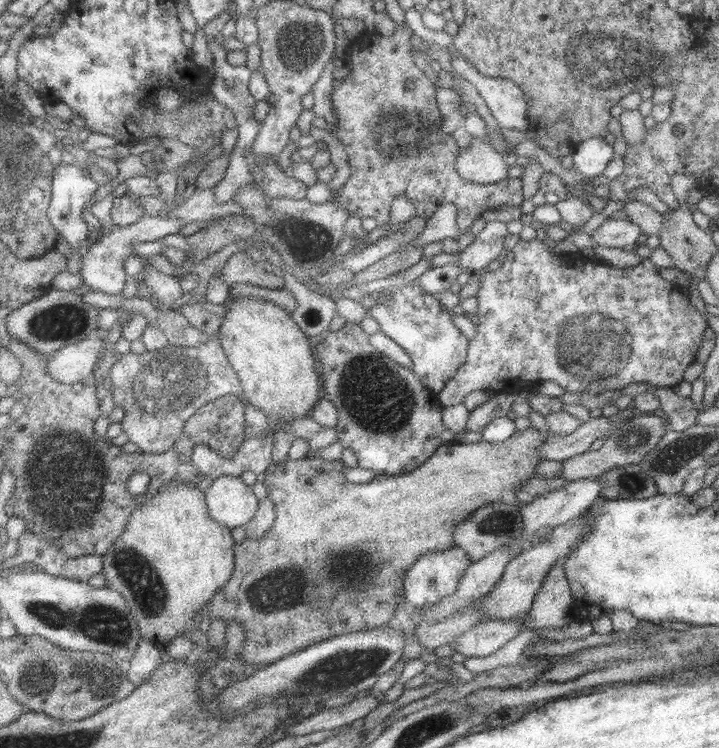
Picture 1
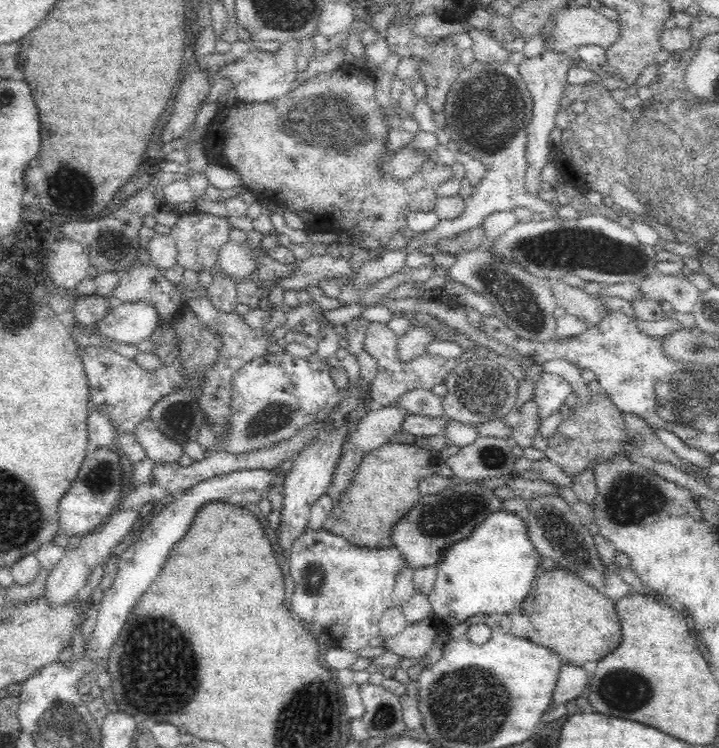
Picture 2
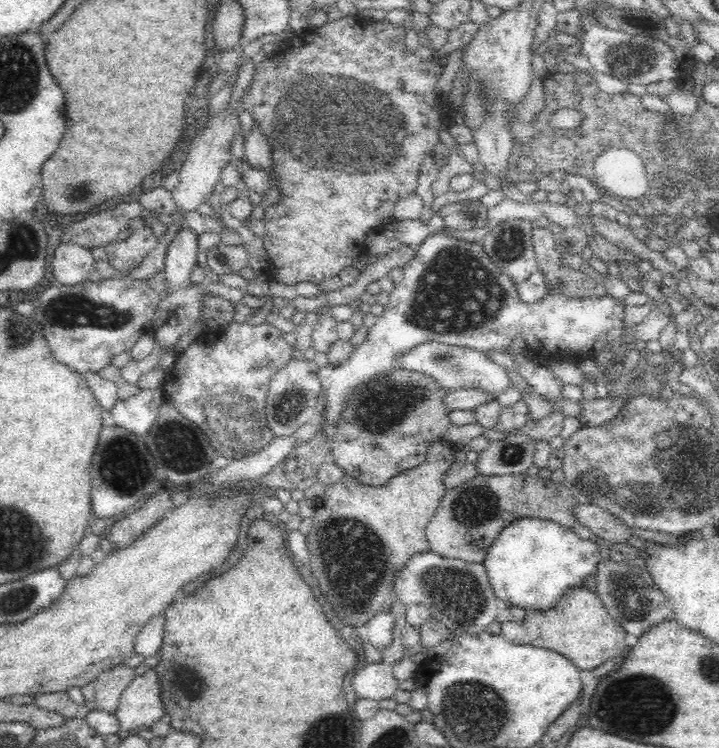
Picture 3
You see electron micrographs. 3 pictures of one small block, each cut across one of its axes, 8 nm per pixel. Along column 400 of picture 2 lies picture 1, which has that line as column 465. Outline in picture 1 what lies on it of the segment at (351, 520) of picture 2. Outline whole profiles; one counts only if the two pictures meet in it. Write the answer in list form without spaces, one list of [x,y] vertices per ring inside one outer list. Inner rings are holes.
[[[529,427],[523,431],[516,431],[504,442],[488,442],[482,439],[480,442],[465,443],[460,441],[457,444],[446,444],[439,446],[437,452],[432,458],[419,469],[407,472],[406,474],[390,476],[377,475],[376,480],[370,484],[354,484],[346,478],[347,466],[342,460],[330,462],[324,458],[309,458],[304,460],[292,460],[286,458],[281,462],[274,462],[271,469],[266,472],[264,484],[268,489],[270,496],[277,504],[278,518],[274,528],[261,539],[252,539],[248,536],[244,541],[235,546],[236,551],[236,570],[235,576],[223,588],[219,590],[214,601],[206,605],[200,612],[198,624],[206,618],[222,618],[225,622],[231,623],[235,620],[241,622],[245,631],[245,650],[244,660],[250,665],[265,667],[274,662],[298,653],[314,643],[320,643],[323,640],[334,636],[348,634],[352,632],[368,631],[374,628],[382,628],[389,622],[394,621],[394,610],[400,602],[406,602],[404,578],[408,570],[414,566],[418,558],[426,553],[451,549],[453,546],[453,530],[455,526],[468,518],[477,508],[493,503],[498,500],[512,499],[515,490],[529,478],[536,475],[536,466],[542,462],[542,456],[539,456],[538,448],[543,445],[545,438],[550,435],[548,431],[540,432],[534,427]]]

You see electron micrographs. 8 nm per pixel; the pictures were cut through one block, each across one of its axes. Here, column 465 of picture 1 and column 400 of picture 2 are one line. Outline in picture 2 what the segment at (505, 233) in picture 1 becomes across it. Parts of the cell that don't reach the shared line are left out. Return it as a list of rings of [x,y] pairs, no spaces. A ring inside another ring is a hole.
[[[523,51],[510,52],[509,57],[501,63],[474,61],[458,73],[456,80],[450,85],[442,110],[446,120],[444,129],[459,146],[460,155],[471,156],[482,162],[486,167],[486,175],[472,195],[465,198],[465,210],[458,219],[439,220],[433,230],[422,232],[418,236],[409,234],[411,242],[407,248],[384,250],[378,258],[370,257],[355,273],[350,274],[349,283],[354,284],[354,288],[364,293],[375,282],[378,283],[405,268],[407,254],[412,251],[420,252],[422,246],[436,246],[440,240],[456,238],[470,228],[481,226],[484,218],[494,212],[513,212],[516,208],[527,207],[535,216],[558,218],[555,208],[536,195],[530,195],[524,187],[527,170],[525,150],[528,142],[526,130],[532,118],[533,108],[532,95],[518,70],[518,64],[524,59]]]

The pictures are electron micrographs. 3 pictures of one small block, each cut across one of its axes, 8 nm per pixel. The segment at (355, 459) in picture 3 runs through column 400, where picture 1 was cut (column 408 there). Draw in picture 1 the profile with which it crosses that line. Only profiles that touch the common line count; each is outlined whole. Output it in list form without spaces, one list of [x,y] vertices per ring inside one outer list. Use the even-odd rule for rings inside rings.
[[[348,322],[342,330],[325,335],[319,343],[317,355],[322,362],[320,371],[326,388],[325,398],[333,400],[340,411],[337,426],[339,440],[345,448],[356,452],[361,468],[373,470],[382,476],[406,474],[428,462],[439,446],[455,440],[455,432],[444,426],[444,406],[439,402],[439,395],[425,387],[414,370],[400,366],[400,363],[380,352],[361,324]]]

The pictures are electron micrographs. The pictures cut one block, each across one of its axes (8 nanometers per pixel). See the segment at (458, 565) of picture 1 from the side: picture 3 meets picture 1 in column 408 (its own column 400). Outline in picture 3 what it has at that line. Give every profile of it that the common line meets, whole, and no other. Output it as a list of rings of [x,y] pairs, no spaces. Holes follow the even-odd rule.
[[[432,551],[418,553],[409,558],[406,568],[400,570],[393,582],[399,606],[424,605],[432,617],[447,626],[450,632],[471,635],[486,631],[496,617],[498,599],[494,594],[483,563],[466,562],[457,558],[444,558]]]

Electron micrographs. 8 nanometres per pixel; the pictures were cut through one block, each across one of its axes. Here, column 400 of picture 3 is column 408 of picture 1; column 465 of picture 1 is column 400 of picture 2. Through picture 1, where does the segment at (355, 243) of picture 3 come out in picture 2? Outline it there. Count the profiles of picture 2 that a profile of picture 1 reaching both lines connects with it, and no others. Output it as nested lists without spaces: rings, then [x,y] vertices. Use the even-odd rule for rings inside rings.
[[[350,63],[345,64],[343,68],[331,70],[329,73],[317,74],[276,100],[260,103],[243,103],[239,101],[236,101],[235,104],[228,103],[226,106],[222,106],[216,118],[214,118],[214,122],[207,128],[207,136],[202,144],[204,144],[204,150],[208,151],[210,156],[216,156],[214,164],[226,165],[235,172],[238,172],[246,190],[253,194],[258,194],[265,200],[270,200],[279,205],[284,205],[284,207],[288,207],[288,211],[296,213],[302,218],[302,222],[306,225],[306,231],[330,230],[336,233],[339,231],[348,232],[350,237],[354,237],[354,239],[360,241],[356,249],[362,248],[372,253],[374,250],[386,248],[397,232],[407,232],[408,214],[413,211],[435,211],[437,196],[435,196],[434,189],[452,178],[452,170],[451,166],[434,162],[432,159],[428,158],[422,163],[422,166],[420,166],[420,172],[406,180],[397,180],[396,178],[387,176],[387,174],[383,174],[381,168],[387,161],[387,157],[383,154],[383,147],[386,146],[386,141],[388,140],[388,118],[383,108],[378,105],[376,101],[374,95],[374,81],[372,81],[372,84],[368,82],[368,84],[366,84],[366,92],[362,92],[362,78],[368,78],[368,80],[370,80],[372,73],[367,72],[366,68],[360,68],[358,65]]]

